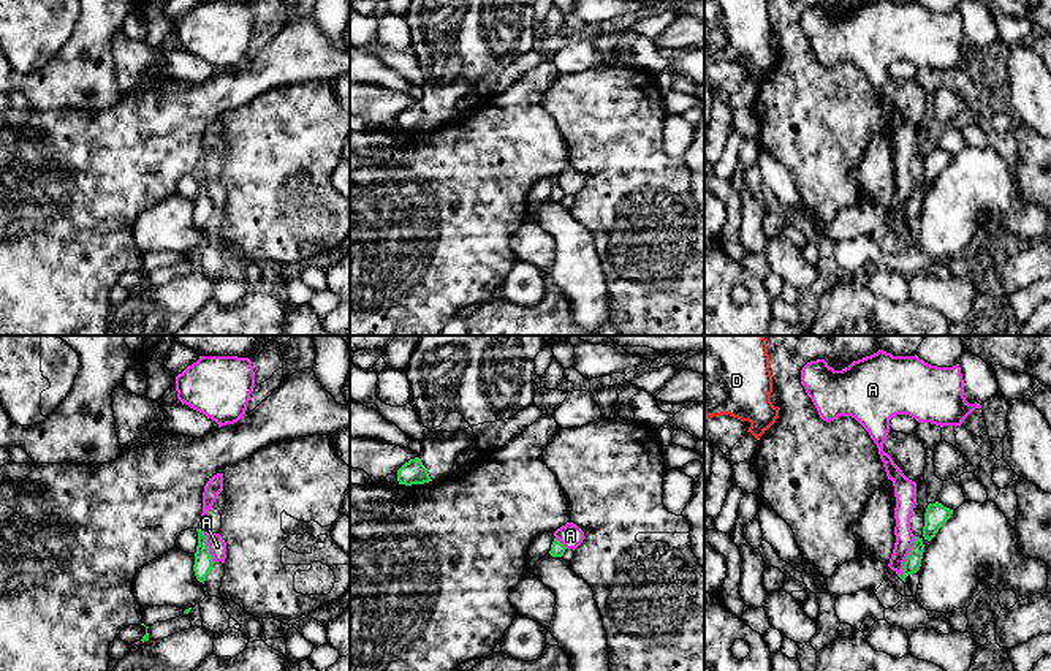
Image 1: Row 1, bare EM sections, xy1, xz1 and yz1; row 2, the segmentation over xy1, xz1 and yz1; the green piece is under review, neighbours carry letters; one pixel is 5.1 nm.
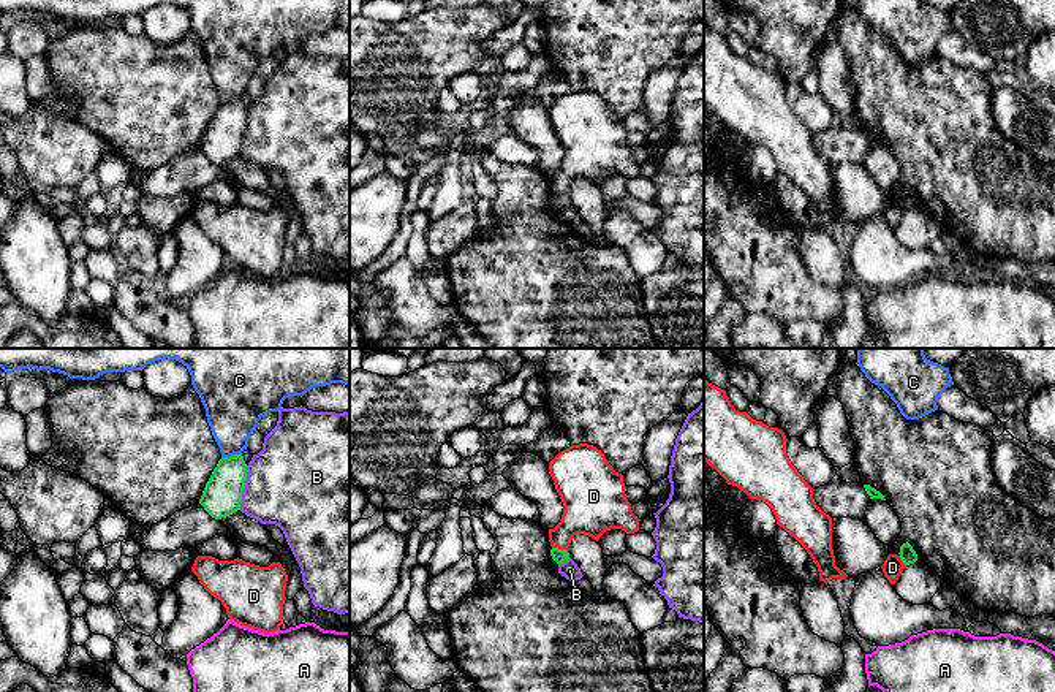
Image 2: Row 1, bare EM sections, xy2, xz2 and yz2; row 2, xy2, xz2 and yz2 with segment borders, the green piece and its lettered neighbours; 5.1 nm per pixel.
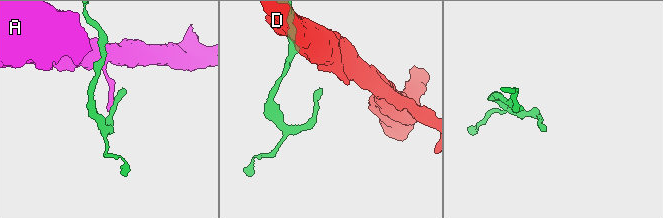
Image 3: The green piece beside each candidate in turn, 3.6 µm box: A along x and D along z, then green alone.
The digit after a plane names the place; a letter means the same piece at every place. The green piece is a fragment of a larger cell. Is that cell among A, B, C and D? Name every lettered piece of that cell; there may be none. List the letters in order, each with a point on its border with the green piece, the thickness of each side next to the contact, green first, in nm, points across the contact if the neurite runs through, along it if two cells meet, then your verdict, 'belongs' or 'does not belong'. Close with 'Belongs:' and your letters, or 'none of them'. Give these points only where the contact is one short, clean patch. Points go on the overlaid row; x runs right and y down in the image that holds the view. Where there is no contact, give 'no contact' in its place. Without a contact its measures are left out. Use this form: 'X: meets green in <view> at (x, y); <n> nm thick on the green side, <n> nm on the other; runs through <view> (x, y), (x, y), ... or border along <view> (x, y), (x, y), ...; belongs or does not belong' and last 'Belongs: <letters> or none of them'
A: meets green in yz1 at (907, 557); 90 nm thick on the green side, 100 nm on the other; border along yz1 (915, 537), (899, 576); does not belong
B: meets green in xy2 at (244, 486); 200 nm thick on the green side, 460 nm on the other; does not belong
C: meets green in xy2 at (231, 456); 200 nm thick on the green side, 280 nm on the other; border along xy2 (241, 453), (222, 458); does not belong
D: meets green in xz2 at (560, 550); 70 nm thick on the green side, 240 nm on the other; runs through xz2 (560, 556), (560, 550), (560, 539), (589, 510); belongs
Belongs: D

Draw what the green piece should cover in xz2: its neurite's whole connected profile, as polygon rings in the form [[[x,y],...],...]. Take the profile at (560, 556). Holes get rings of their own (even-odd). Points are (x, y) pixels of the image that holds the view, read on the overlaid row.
[[[571,445],[549,462],[549,473],[565,507],[560,523],[549,529],[550,556],[558,565],[569,559],[568,548],[577,534],[598,542],[611,529],[639,530],[641,519],[626,499],[623,475],[596,447]]]

